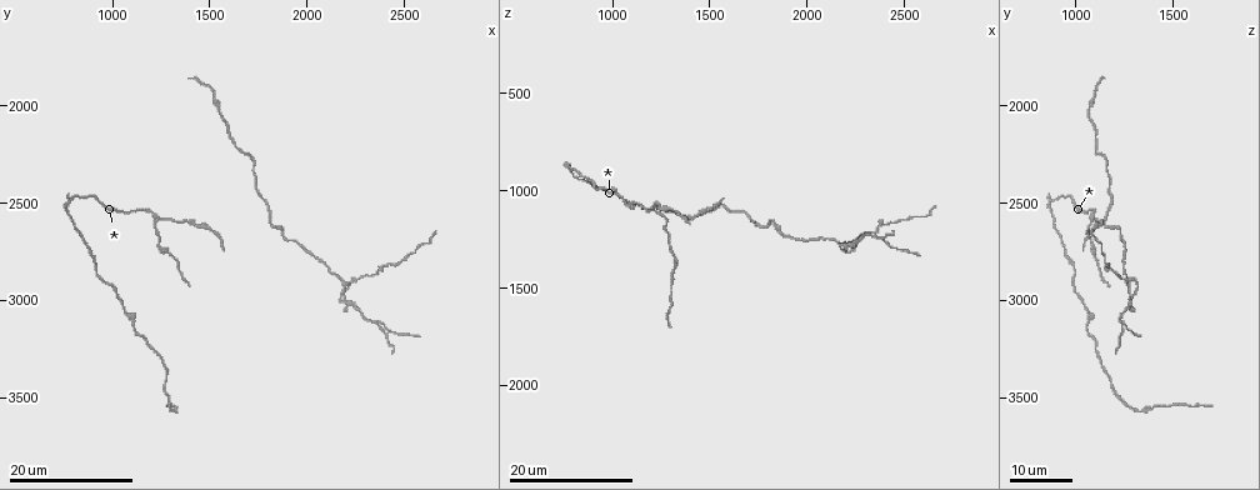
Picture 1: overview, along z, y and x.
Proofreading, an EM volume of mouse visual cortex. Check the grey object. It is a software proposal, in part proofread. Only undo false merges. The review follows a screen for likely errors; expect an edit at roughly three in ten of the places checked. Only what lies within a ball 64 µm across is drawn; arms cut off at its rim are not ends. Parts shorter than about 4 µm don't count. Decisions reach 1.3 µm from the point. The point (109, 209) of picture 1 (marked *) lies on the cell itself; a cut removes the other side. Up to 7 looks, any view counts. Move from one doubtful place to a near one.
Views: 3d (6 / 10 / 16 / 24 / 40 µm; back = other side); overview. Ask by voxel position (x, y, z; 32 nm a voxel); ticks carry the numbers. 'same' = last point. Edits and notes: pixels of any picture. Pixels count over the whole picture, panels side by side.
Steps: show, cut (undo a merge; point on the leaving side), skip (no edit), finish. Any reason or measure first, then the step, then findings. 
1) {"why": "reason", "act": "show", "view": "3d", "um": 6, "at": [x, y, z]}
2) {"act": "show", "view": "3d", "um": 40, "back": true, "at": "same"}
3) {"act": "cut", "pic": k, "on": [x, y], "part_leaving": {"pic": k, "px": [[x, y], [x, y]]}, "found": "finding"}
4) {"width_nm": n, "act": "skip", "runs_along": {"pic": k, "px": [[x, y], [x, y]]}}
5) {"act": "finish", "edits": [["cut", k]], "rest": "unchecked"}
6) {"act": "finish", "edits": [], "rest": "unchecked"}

{"why": "narrows sharply", "act": "show", "view": "3d", "um": 16, "at": [2040, 2770, 1240]}

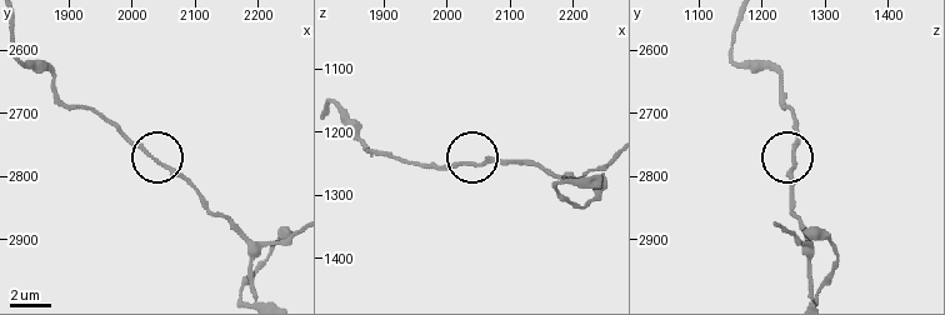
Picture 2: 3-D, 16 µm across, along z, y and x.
{"act": "show", "view": "3d", "um": 10, "at": [2035, 2775, 1255]}

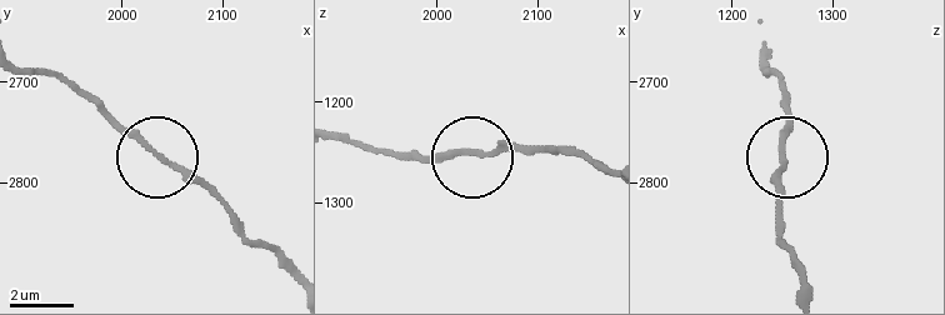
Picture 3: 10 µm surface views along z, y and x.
{"act": "skip", "found": "continuous, no second cell"}

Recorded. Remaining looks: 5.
{"why": "small branch off a trunk", "act": "show", "view": "3d", "um": 16, "at": [1240, 2570, 1100]}

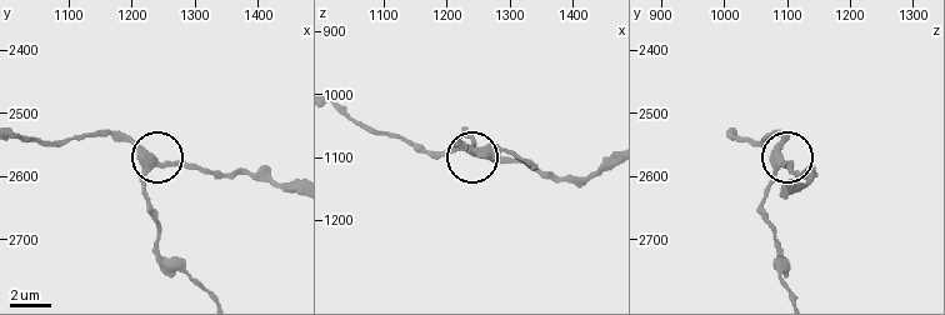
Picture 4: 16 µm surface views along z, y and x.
{"act": "show", "view": "3d", "um": 10, "at": [1235, 2580, 1090]}

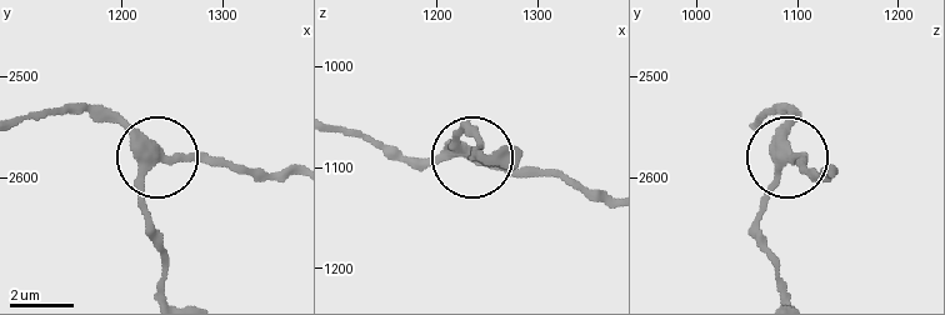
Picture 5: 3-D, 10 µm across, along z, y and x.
{"arms": 3, "act": "skip", "runs_along": {"pic": 5, "px": [[23, 115], [128, 123], [158, 155], [144, 233]]}, "found": "all the same cell"}

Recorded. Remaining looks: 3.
{"act": "show", "view": "3d", "um": 24, "at": [1820, 2600, 1150]}

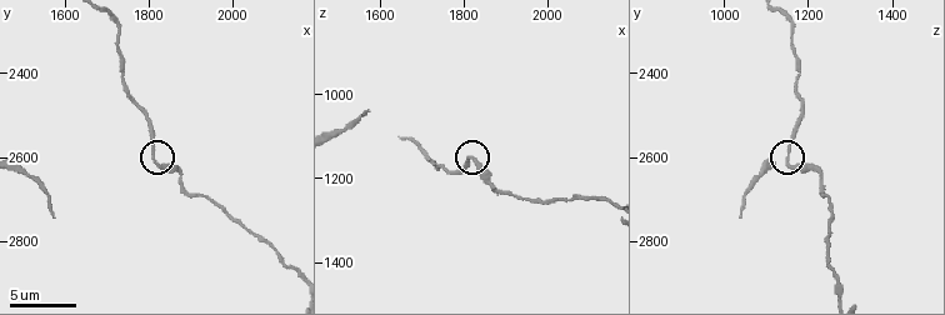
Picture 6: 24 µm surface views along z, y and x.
{"why": "closer look", "act": "show", "view": "3d", "um": 6, "at": [1810, 2600, 1145]}

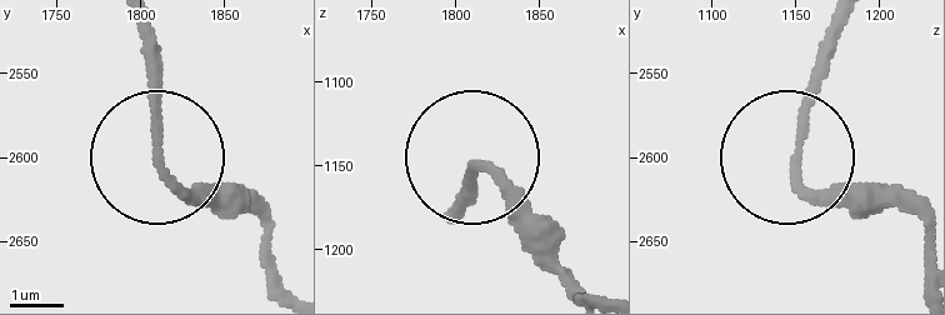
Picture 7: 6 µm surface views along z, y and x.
{"act": "skip", "found": "one cell here"}

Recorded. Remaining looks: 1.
{"act": "finish", "edits": [], "rest": "unchecked"}

